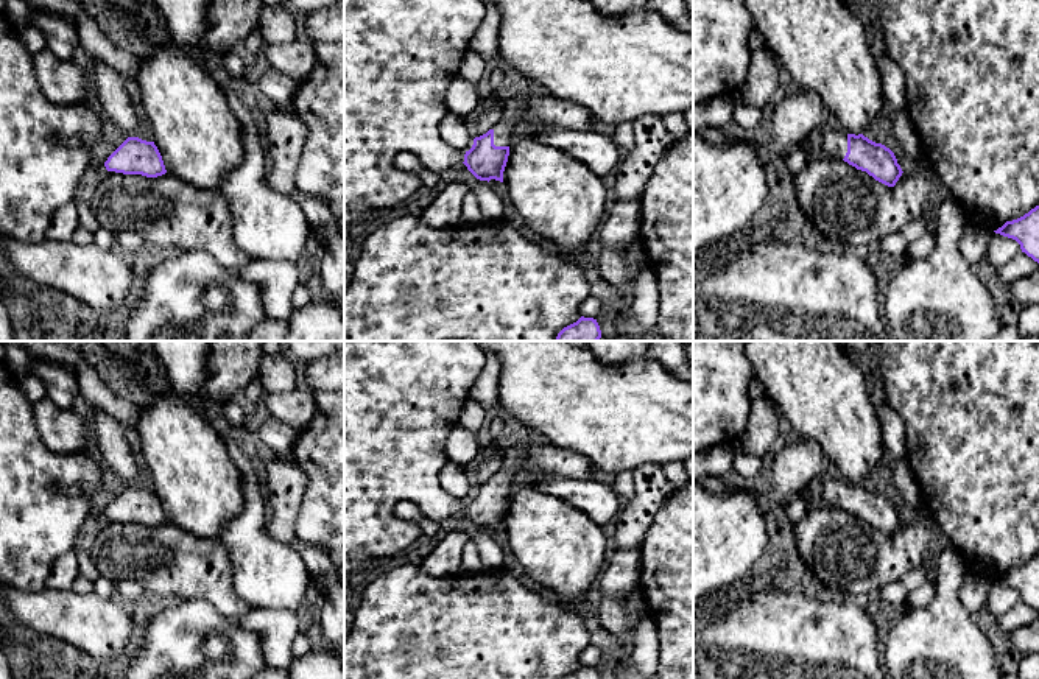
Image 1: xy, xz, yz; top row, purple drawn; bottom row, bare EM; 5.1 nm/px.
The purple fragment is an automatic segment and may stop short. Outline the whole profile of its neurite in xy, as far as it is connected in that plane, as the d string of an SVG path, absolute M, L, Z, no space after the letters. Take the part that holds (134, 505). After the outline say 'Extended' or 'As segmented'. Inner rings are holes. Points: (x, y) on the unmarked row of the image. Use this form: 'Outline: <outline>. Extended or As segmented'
Outline: M128 486L104 511L107 520L157 526L167 522L154 491Z. As segmented

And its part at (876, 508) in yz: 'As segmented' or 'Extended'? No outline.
Extended

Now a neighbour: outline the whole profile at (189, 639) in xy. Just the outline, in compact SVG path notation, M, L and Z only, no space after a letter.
M178 600L153 615L145 645L123 665L125 679L251 679L266 668L262 639L218 614L207 601Z

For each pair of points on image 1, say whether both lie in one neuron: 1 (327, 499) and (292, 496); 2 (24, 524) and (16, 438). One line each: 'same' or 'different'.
1: different
2: same

